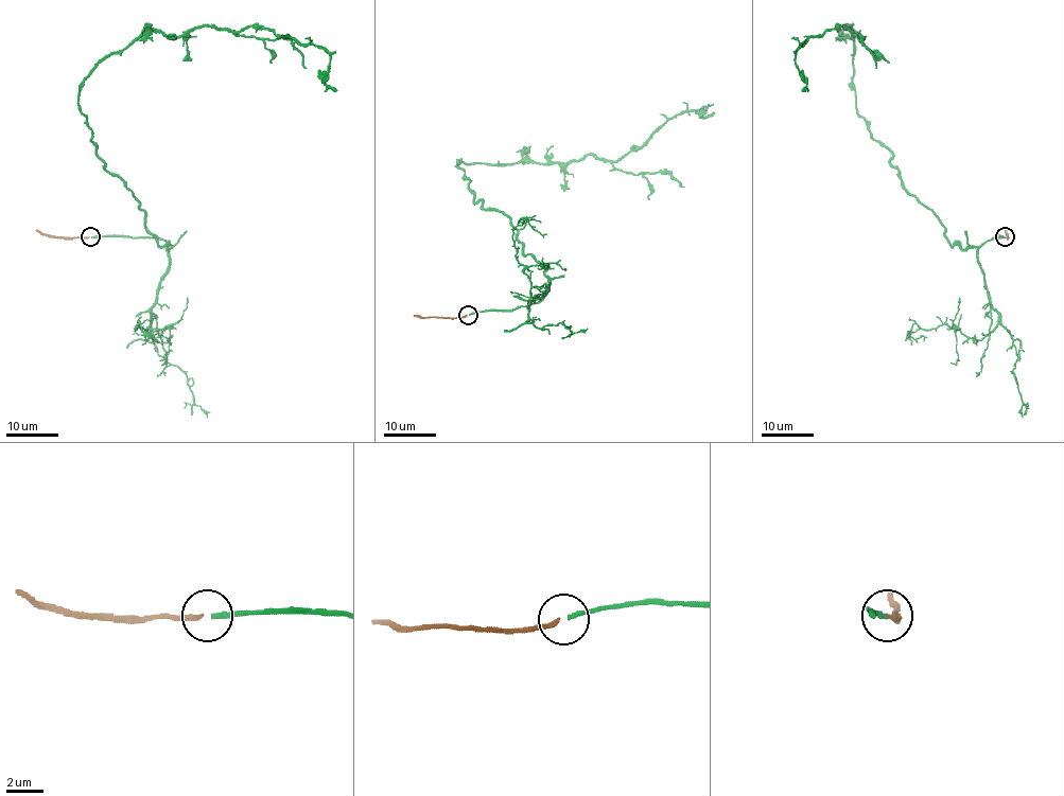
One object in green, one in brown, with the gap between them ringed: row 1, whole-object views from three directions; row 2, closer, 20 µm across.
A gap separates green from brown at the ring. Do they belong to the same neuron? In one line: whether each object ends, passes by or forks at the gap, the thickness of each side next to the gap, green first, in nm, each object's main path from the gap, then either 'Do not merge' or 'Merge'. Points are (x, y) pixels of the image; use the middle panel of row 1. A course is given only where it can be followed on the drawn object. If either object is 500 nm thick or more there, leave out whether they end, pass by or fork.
At the ring green ends. At the ring brown ends. Thickness 240 nm (green) against 240 nm. Course of green: (469, 314), (536, 303), (548, 278), (509, 219), (474, 200), (458, 163), (618, 160), (679, 113), (714, 112). Course of brown: (467, 315), (413, 315). Merge

